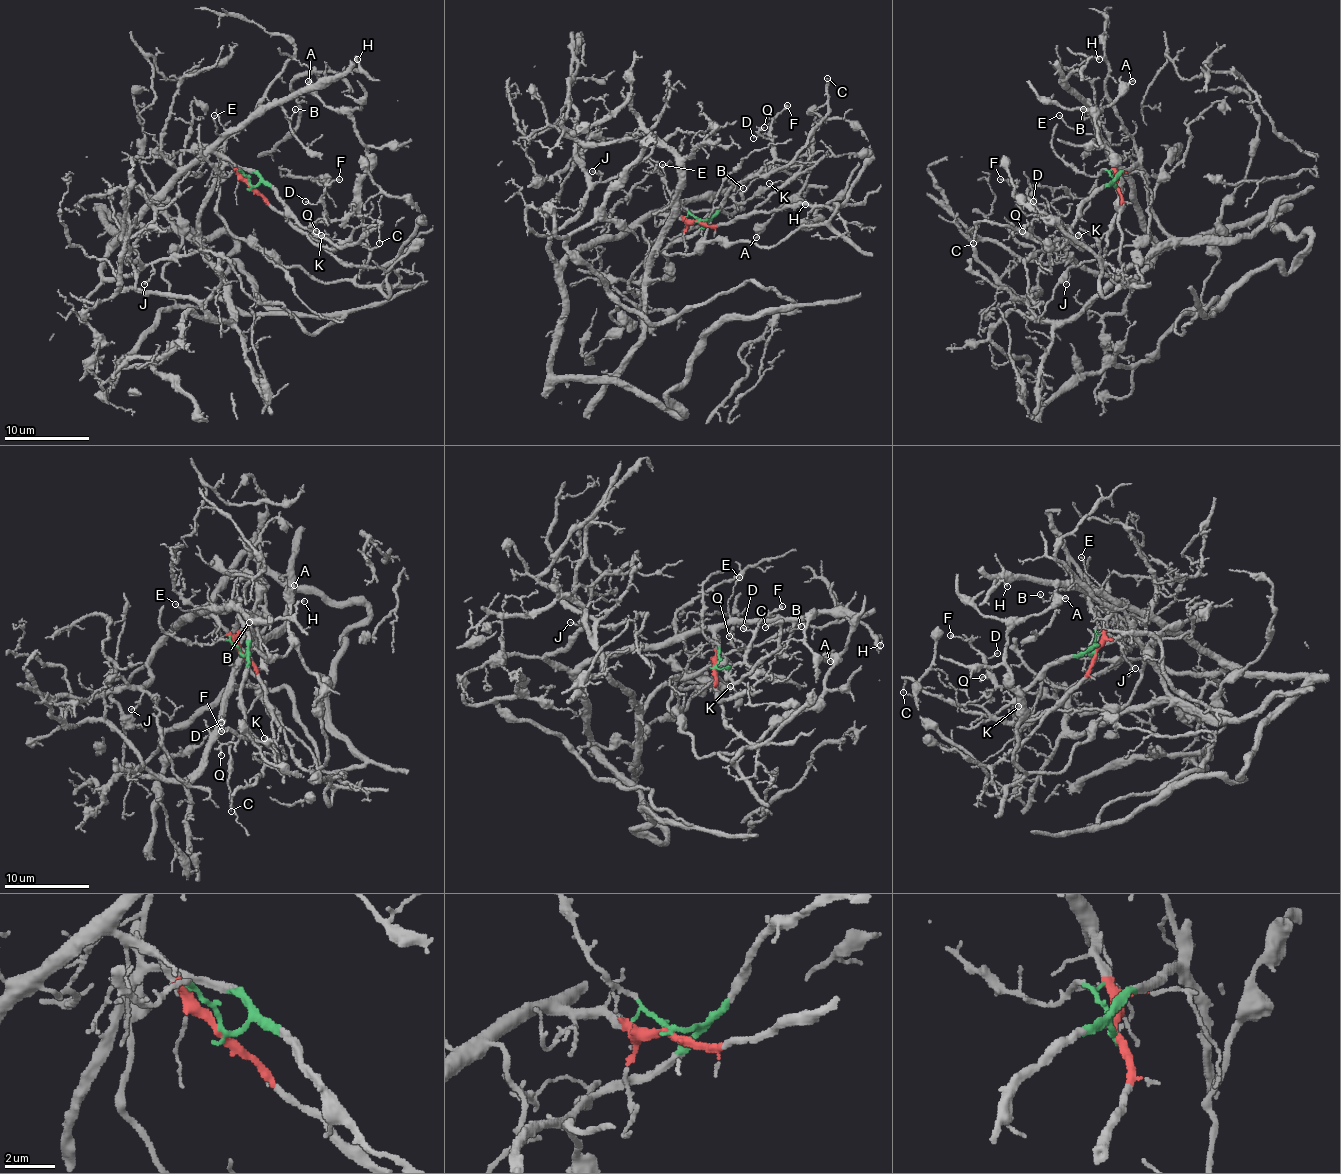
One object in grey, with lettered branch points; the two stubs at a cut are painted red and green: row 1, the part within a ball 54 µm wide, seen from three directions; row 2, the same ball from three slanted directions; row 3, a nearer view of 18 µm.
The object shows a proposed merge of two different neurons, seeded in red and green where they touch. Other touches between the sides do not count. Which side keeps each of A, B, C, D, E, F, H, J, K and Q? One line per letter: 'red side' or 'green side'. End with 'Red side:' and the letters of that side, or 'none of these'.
A: red side
B: red side
C: green side
D: green side
E: red side
F: green side
H: red side
J: red side
K: red side
Q: green side
Red side: A, B, E, H, J, K

